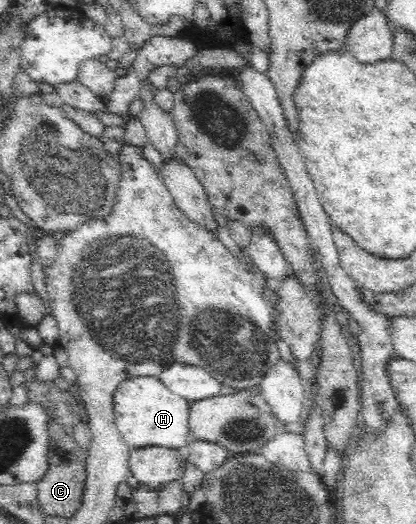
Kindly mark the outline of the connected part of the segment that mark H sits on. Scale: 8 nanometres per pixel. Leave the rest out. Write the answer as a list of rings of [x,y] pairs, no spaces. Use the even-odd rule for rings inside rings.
[[[135,376],[121,381],[113,396],[113,414],[121,438],[130,449],[159,446],[180,449],[190,440],[186,416],[189,402],[167,390],[157,377]]]

